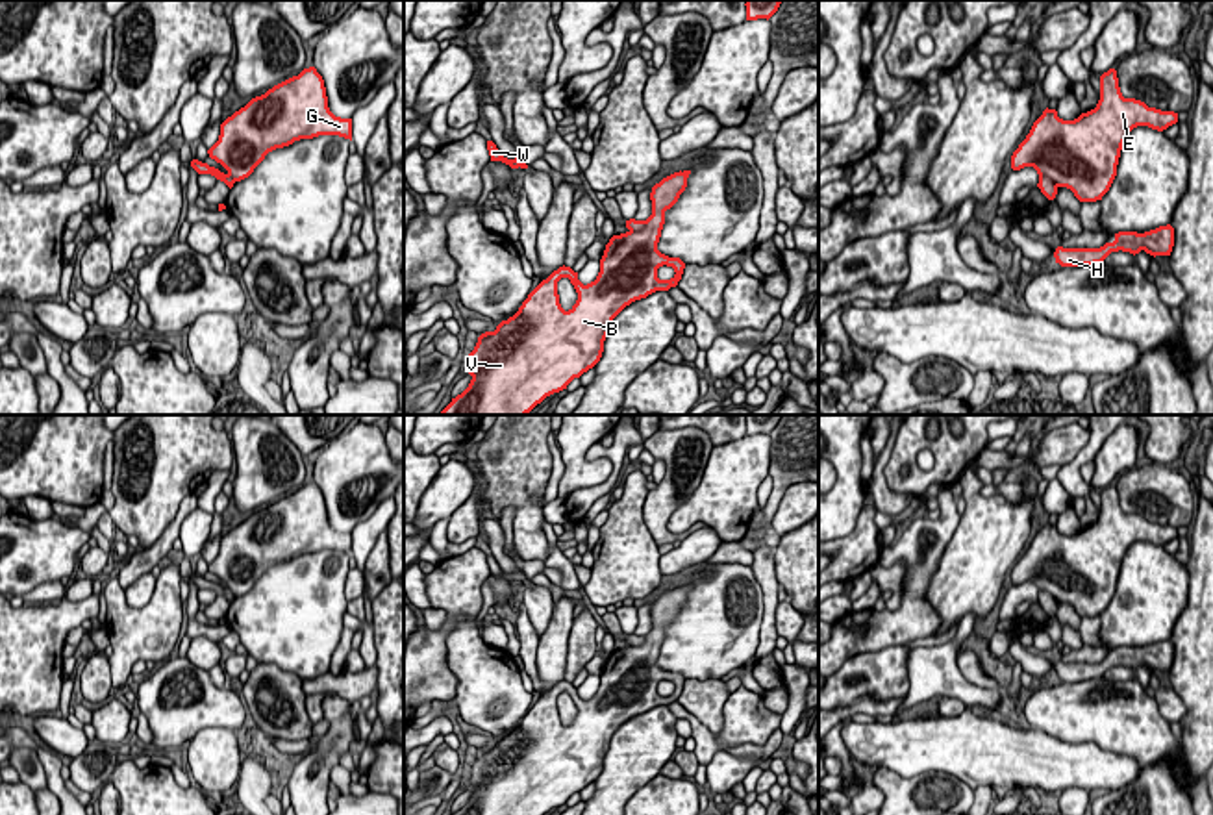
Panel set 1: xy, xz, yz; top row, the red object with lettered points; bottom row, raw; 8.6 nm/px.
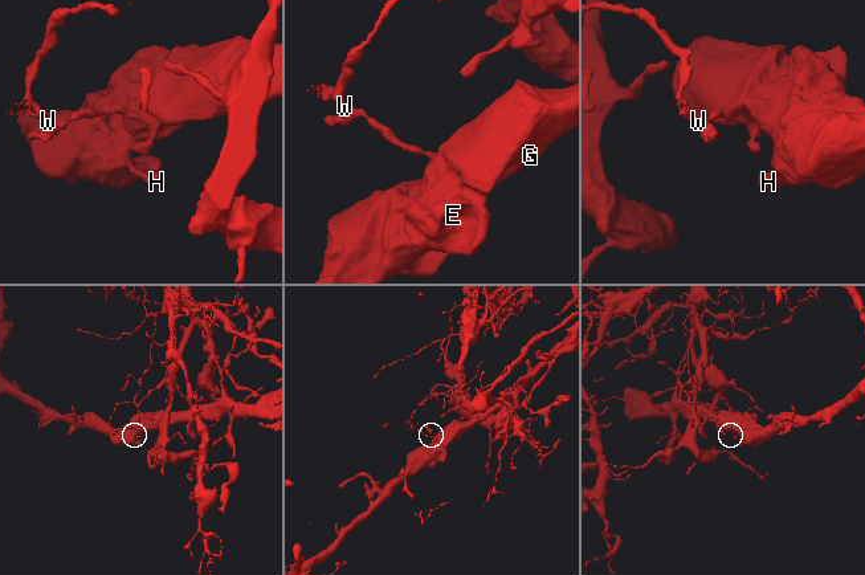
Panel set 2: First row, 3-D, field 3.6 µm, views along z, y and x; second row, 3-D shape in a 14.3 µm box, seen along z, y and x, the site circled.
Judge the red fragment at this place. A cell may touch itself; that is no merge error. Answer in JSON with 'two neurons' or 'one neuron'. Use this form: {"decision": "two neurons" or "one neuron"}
{"decision": "two neurons"}

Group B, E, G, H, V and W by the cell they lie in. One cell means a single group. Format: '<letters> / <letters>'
B E G H V / W

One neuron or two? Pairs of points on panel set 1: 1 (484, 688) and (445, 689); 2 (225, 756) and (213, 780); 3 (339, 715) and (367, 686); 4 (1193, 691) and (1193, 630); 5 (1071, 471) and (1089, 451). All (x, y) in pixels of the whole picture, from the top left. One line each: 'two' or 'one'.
1: two
2: one
3: two
4: one
5: one

